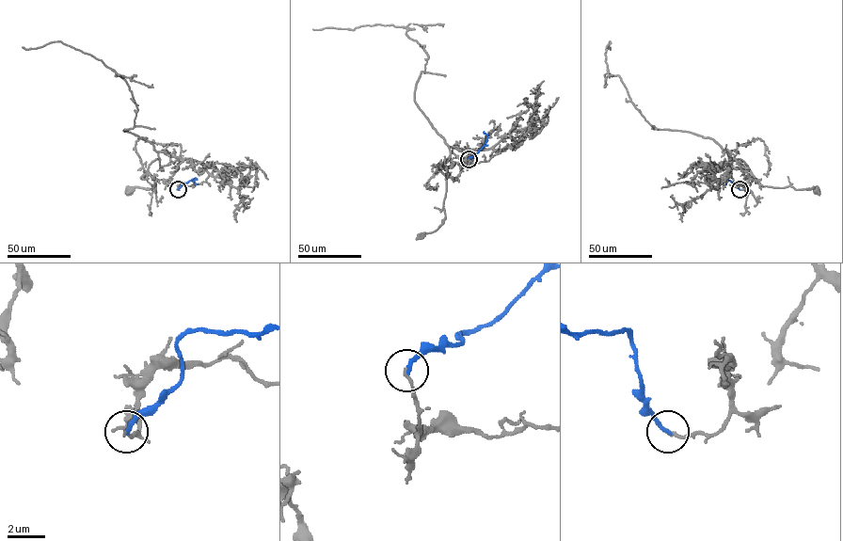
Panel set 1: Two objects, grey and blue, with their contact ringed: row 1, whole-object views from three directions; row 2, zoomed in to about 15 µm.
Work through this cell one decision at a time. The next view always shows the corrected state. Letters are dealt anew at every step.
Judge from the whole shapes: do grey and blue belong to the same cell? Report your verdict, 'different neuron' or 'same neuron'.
different neuron

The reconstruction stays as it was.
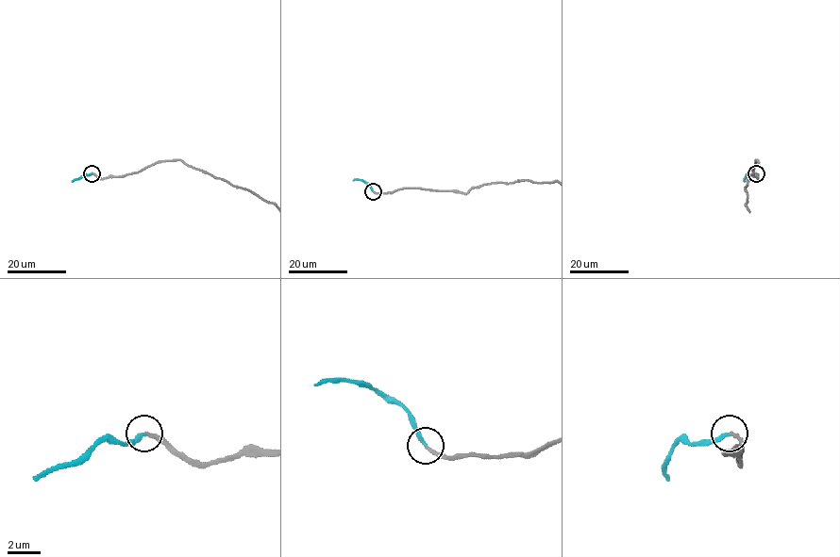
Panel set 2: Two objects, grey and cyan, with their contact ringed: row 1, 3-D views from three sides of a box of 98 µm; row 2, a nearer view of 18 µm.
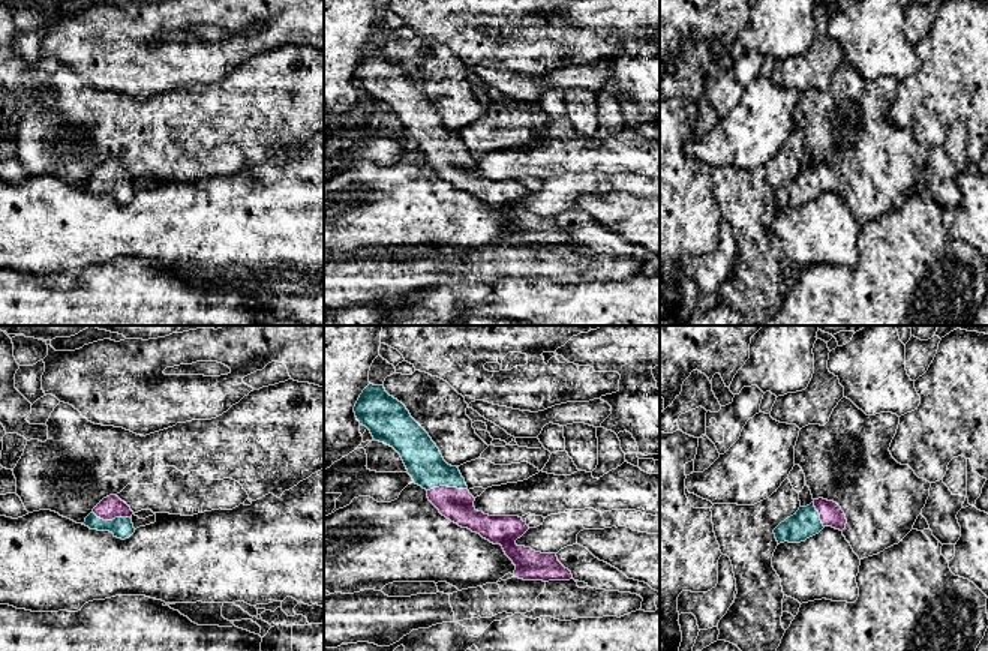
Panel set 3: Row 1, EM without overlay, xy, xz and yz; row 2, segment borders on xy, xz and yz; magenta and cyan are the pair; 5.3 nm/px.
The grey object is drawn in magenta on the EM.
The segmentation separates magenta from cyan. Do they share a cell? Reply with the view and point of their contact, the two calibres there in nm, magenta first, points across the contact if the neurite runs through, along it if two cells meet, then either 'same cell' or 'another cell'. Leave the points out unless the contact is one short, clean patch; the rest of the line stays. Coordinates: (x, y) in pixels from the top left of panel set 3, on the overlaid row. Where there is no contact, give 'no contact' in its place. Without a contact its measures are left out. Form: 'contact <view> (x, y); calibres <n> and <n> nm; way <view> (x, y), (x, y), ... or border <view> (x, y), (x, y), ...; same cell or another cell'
contact xz (447, 486); calibres 180 and 200 nm; way xz (456, 504), (447, 486), (425, 464); same cell

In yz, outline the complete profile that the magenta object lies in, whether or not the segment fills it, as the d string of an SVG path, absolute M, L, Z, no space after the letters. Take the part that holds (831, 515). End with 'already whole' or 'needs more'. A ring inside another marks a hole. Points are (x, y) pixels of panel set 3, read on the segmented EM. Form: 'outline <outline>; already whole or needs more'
outline M823 498L814 500L781 522L775 530L775 538L780 543L801 543L819 534L825 526L843 531L847 519L841 507Z; needs more

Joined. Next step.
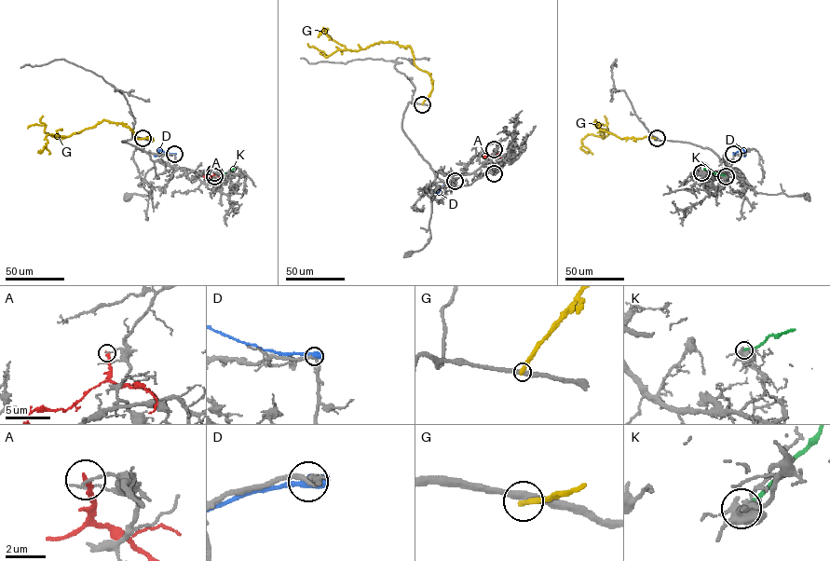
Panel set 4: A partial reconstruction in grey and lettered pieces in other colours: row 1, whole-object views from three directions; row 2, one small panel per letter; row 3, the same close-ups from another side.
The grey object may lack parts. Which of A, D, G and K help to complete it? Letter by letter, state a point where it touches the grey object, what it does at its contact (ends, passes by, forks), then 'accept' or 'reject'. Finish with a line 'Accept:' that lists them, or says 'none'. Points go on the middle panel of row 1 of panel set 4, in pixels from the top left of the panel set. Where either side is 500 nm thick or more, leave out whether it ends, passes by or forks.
A: contact (494, 149); it ends; reject
D: contact (455, 181); reject
G: contact (422, 104); it ends; reject
K: contact (494, 173); reject
Accept: none

